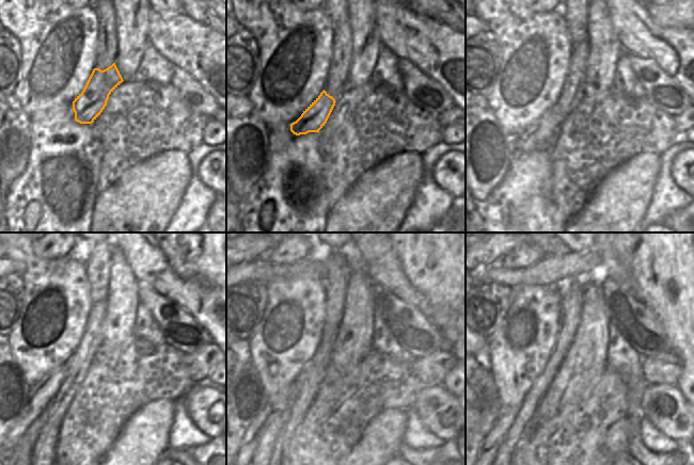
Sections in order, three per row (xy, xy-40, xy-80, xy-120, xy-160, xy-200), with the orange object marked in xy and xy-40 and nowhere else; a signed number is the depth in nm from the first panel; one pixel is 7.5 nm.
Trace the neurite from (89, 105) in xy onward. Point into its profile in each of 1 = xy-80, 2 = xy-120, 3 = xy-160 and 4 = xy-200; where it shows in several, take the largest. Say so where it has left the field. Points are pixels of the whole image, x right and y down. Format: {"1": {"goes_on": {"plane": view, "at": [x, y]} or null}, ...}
{"1": {"goes_on": {"plane": "xy-80", "at": [540, 133]}}, "2": {"goes_on": {"plane": "xy-120", "at": [43, 394]}}, "3": {"goes_on": {"plane": "xy-160", "at": [254, 433]}}, "4": {"goes_on": {"plane": "xy-200", "at": [488, 449]}}}

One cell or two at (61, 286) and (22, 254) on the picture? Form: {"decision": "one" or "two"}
{"decision": "one"}

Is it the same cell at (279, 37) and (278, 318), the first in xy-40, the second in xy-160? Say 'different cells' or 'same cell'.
same cell

